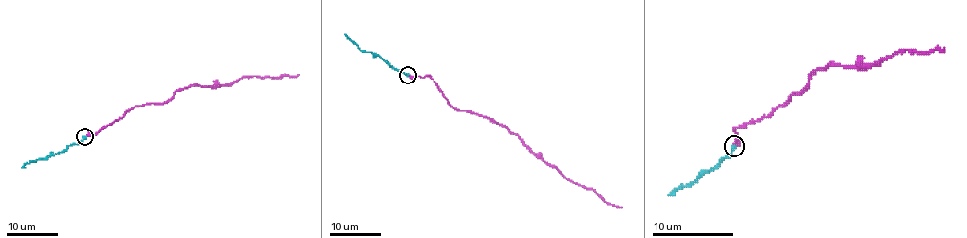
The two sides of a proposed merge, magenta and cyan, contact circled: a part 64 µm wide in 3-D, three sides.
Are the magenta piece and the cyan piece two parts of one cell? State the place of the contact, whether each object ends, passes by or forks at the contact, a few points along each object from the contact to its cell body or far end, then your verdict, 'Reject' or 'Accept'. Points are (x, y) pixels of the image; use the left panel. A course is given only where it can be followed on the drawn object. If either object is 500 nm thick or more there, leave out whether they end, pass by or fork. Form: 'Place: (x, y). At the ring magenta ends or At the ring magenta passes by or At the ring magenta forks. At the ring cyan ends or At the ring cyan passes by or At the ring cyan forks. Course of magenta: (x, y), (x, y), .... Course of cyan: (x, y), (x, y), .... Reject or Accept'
Place: (85, 136). At the ring magenta ends. At the ring cyan ends. Course of magenta: (85, 136), (95, 135), (131, 107), (163, 103), (184, 88), (232, 84), (244, 77), (299, 75). Course of cyan: (85, 136), (78, 144), (21, 167). Accept

